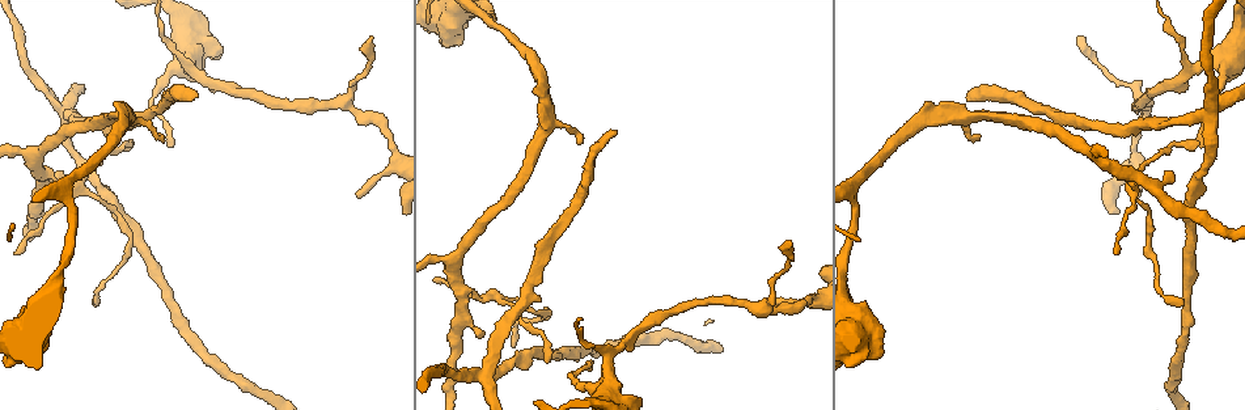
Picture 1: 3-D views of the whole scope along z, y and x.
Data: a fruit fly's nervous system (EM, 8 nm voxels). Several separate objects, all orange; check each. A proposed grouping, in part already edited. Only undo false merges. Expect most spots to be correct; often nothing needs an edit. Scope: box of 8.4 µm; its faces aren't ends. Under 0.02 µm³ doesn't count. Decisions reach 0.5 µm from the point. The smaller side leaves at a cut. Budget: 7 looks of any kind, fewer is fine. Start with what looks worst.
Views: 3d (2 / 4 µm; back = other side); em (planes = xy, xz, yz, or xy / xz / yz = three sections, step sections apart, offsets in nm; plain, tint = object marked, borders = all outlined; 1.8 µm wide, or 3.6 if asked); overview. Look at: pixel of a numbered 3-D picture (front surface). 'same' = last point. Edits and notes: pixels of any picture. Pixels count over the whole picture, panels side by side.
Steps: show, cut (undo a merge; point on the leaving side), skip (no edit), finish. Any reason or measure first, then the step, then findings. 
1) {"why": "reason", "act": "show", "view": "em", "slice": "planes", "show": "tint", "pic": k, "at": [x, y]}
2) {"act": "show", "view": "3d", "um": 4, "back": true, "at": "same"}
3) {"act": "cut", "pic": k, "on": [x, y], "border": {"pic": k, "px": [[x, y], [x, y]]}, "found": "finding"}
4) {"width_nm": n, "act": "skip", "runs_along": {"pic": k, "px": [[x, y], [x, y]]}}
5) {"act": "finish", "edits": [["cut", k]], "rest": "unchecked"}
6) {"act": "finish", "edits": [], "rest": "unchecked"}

{"why": "four-way junction", "act": "show", "view": "em", "slice": "planes", "show": "borders", "pic": 1, "at": [485, 377]}

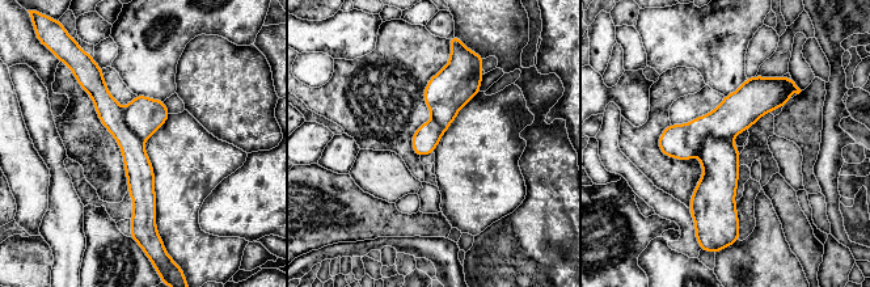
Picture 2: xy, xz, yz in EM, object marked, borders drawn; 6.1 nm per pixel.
{"width_nm": 160, "act": "cut", "pic": 2, "on": [740, 109], "part_leaving": {"pic": 2, "px": [[786, 93], [662, 144]]}, "found": "a second cell is stuck on"}

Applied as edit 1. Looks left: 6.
{"why": "see it whole again", "act": "show", "view": "overview"}

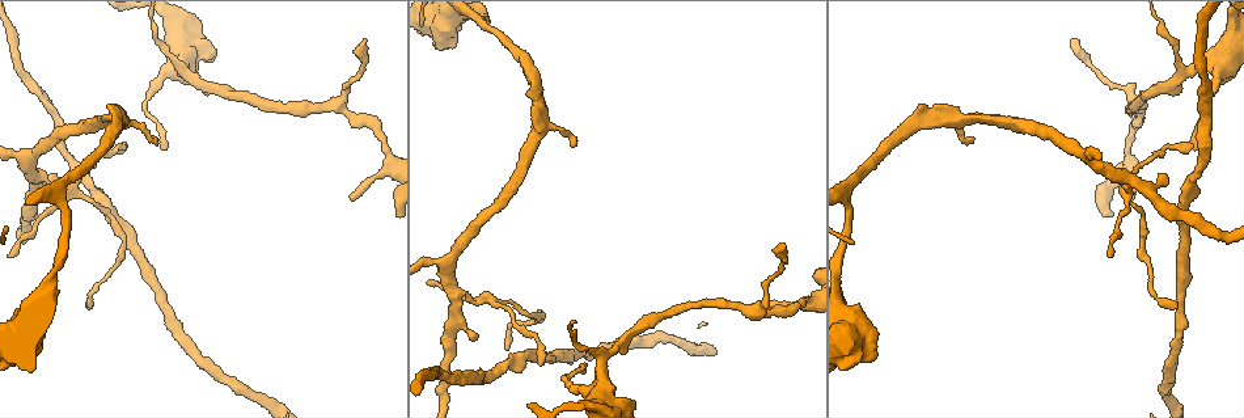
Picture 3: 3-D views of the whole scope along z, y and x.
{"why": "a fork", "act": "show", "view": "3d", "um": 2, "pic": 3, "at": [756, 311]}

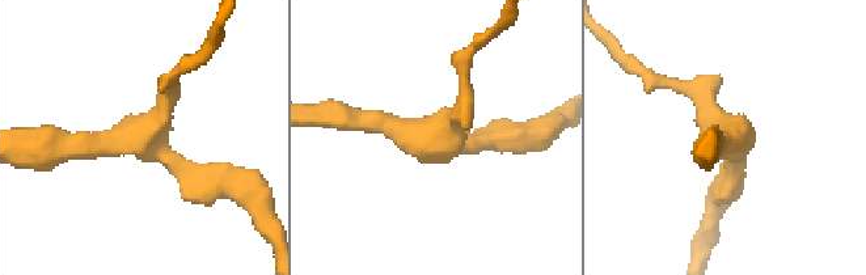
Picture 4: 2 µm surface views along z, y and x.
{"why": "now the EM", "act": "show", "view": "em", "slice": "xz", "step": 16, "show": "tint", "pic": 4, "at": [436, 140]}

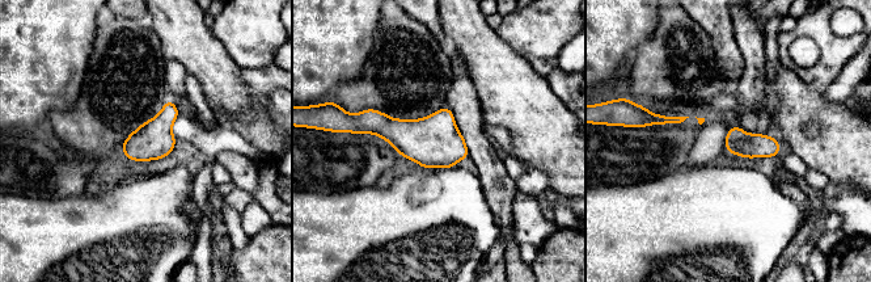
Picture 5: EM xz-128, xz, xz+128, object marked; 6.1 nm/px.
{"why": "cut it another way", "act": "show", "view": "em", "slice": "planes", "show": "borders", "at": "same"}

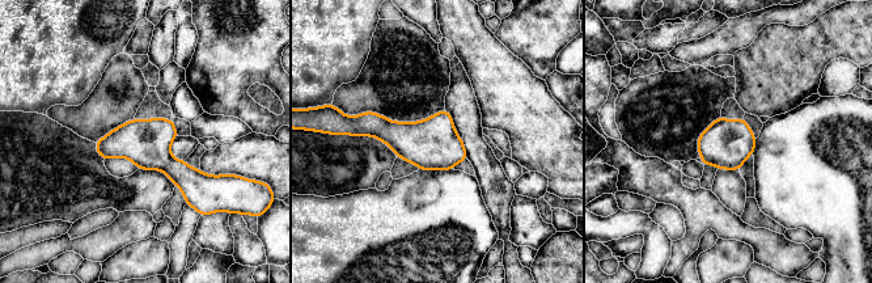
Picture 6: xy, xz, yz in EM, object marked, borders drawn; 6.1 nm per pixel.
{"act": "skip", "runs_along": {"pic": 6, "px": [[98, 144], [145, 144], [211, 186]]}, "found": "one cell here"}

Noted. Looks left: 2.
{"why": "three arms meet", "act": "show", "view": "em", "slice": "yz", "step": 8, "show": "tint", "pic": 3, "at": [482, 23]}

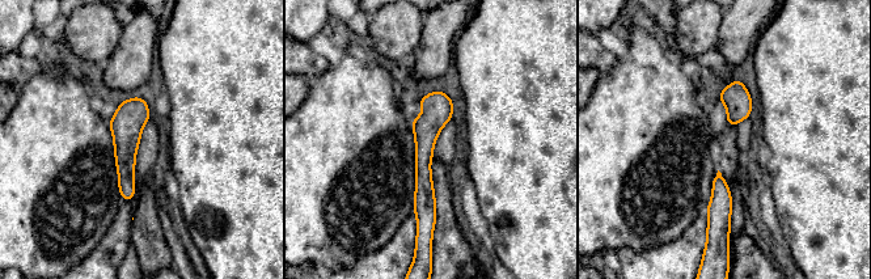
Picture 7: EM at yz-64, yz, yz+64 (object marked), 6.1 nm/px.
{"act": "skip", "runs_along": {"pic": 7, "px": [[440, 94], [425, 134], [425, 220]]}, "found": "continuous, no second cell"}

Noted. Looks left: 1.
{"act": "finish", "edits": [["cut", 2]], "rest": "unchecked"}

